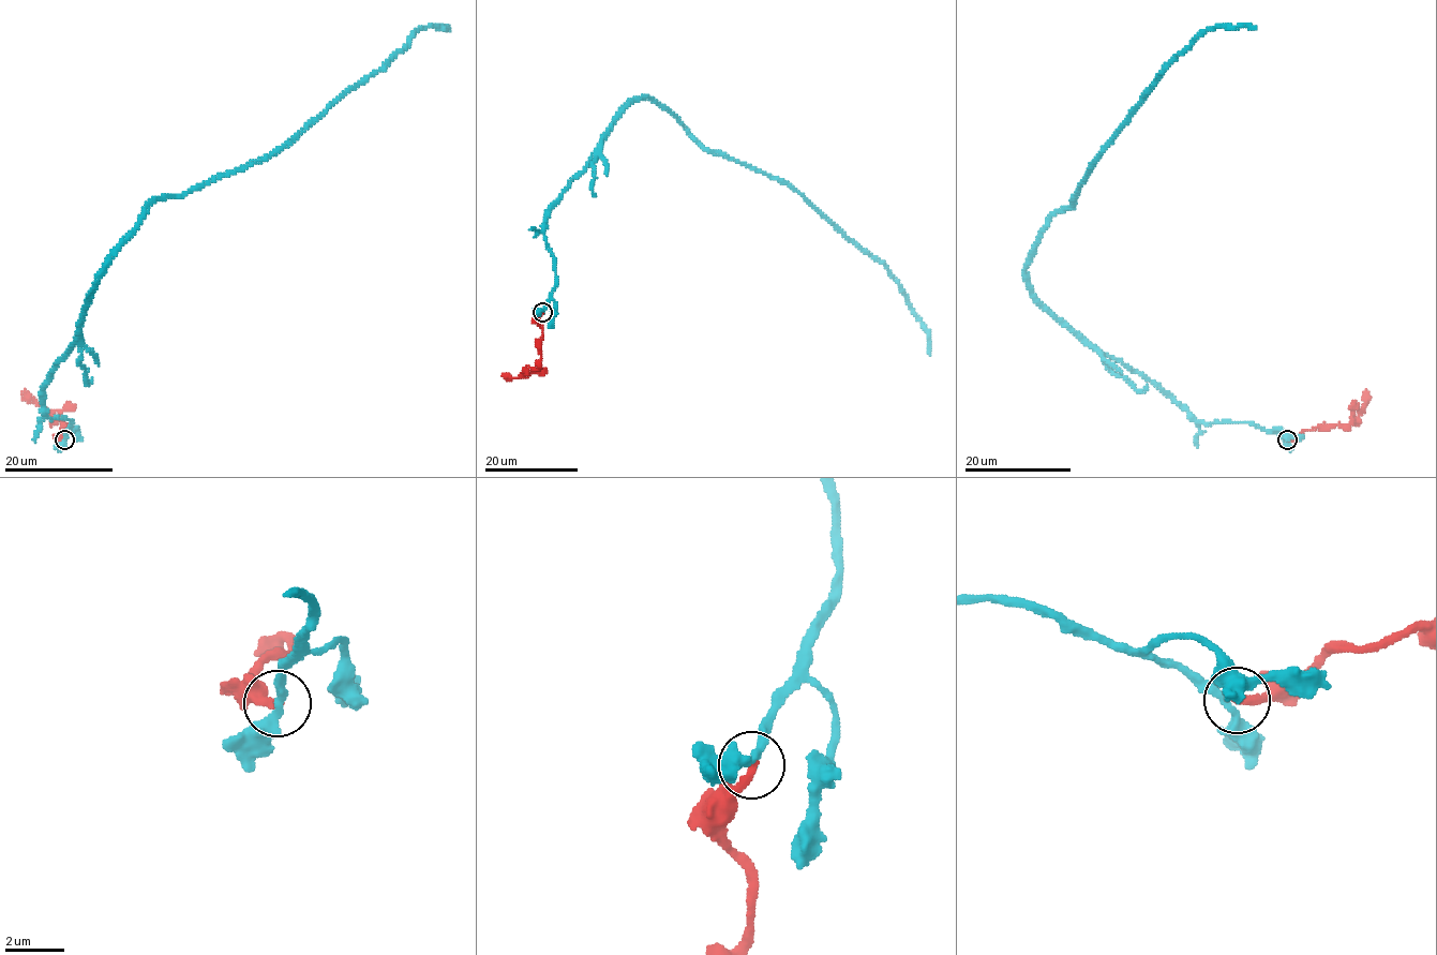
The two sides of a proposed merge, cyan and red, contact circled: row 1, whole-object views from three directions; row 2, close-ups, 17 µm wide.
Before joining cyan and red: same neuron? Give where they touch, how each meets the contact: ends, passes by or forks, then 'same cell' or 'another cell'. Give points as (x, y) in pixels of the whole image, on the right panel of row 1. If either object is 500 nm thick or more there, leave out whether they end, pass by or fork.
place (1287, 439); cyan passes by; red ends; same cell

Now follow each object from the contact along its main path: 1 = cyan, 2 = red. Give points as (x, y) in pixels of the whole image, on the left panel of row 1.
1: (64, 439), (71, 421), (45, 415), (41, 392), (111, 251), (144, 209), (269, 158), (419, 29), (449, 27)
2: (64, 439), (61, 436), (69, 426), (70, 429), (50, 417), (43, 406), (23, 392)

